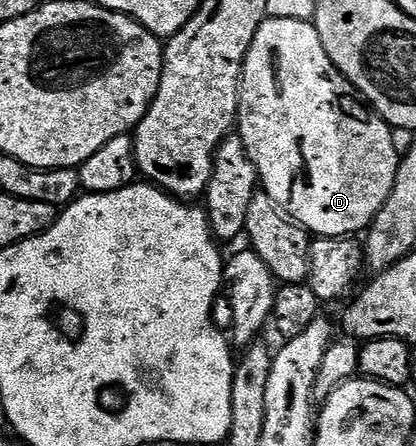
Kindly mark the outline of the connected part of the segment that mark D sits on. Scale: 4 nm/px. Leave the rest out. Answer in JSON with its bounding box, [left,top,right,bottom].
[239,17,399,239]

